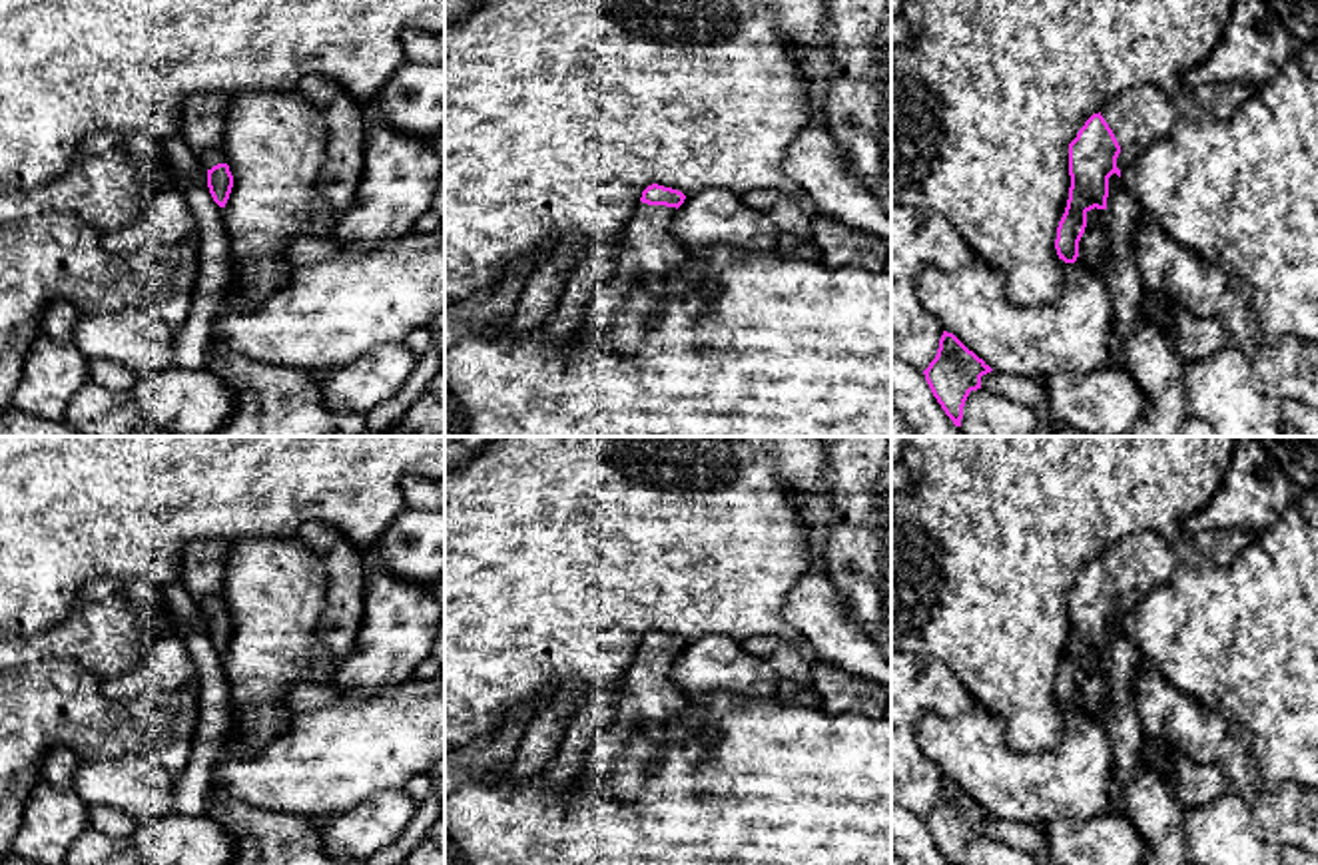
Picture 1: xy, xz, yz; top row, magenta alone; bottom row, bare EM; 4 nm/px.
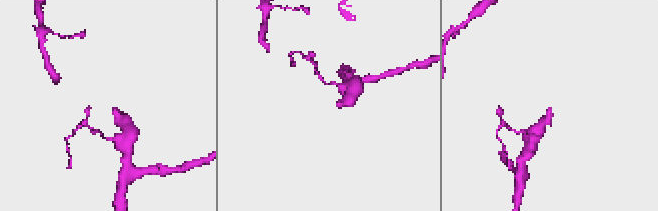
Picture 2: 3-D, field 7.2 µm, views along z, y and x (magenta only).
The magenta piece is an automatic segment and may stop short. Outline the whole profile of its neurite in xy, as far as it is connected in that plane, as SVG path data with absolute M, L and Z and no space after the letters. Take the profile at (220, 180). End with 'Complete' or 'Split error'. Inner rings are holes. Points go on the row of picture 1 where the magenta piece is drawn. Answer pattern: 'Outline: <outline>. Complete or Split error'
Outline: M199 92L181 108L181 136L207 171L207 187L219 207L225 207L233 187L223 138L231 100L225 92Z. Split error

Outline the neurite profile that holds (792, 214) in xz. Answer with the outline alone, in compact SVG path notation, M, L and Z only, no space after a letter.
M776 191L748 193L742 197L750 207L766 213L782 233L812 239L812 221L818 215L816 203L806 195L786 195Z

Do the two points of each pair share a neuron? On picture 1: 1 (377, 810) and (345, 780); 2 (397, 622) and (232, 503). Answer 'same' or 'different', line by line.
1: different
2: different

